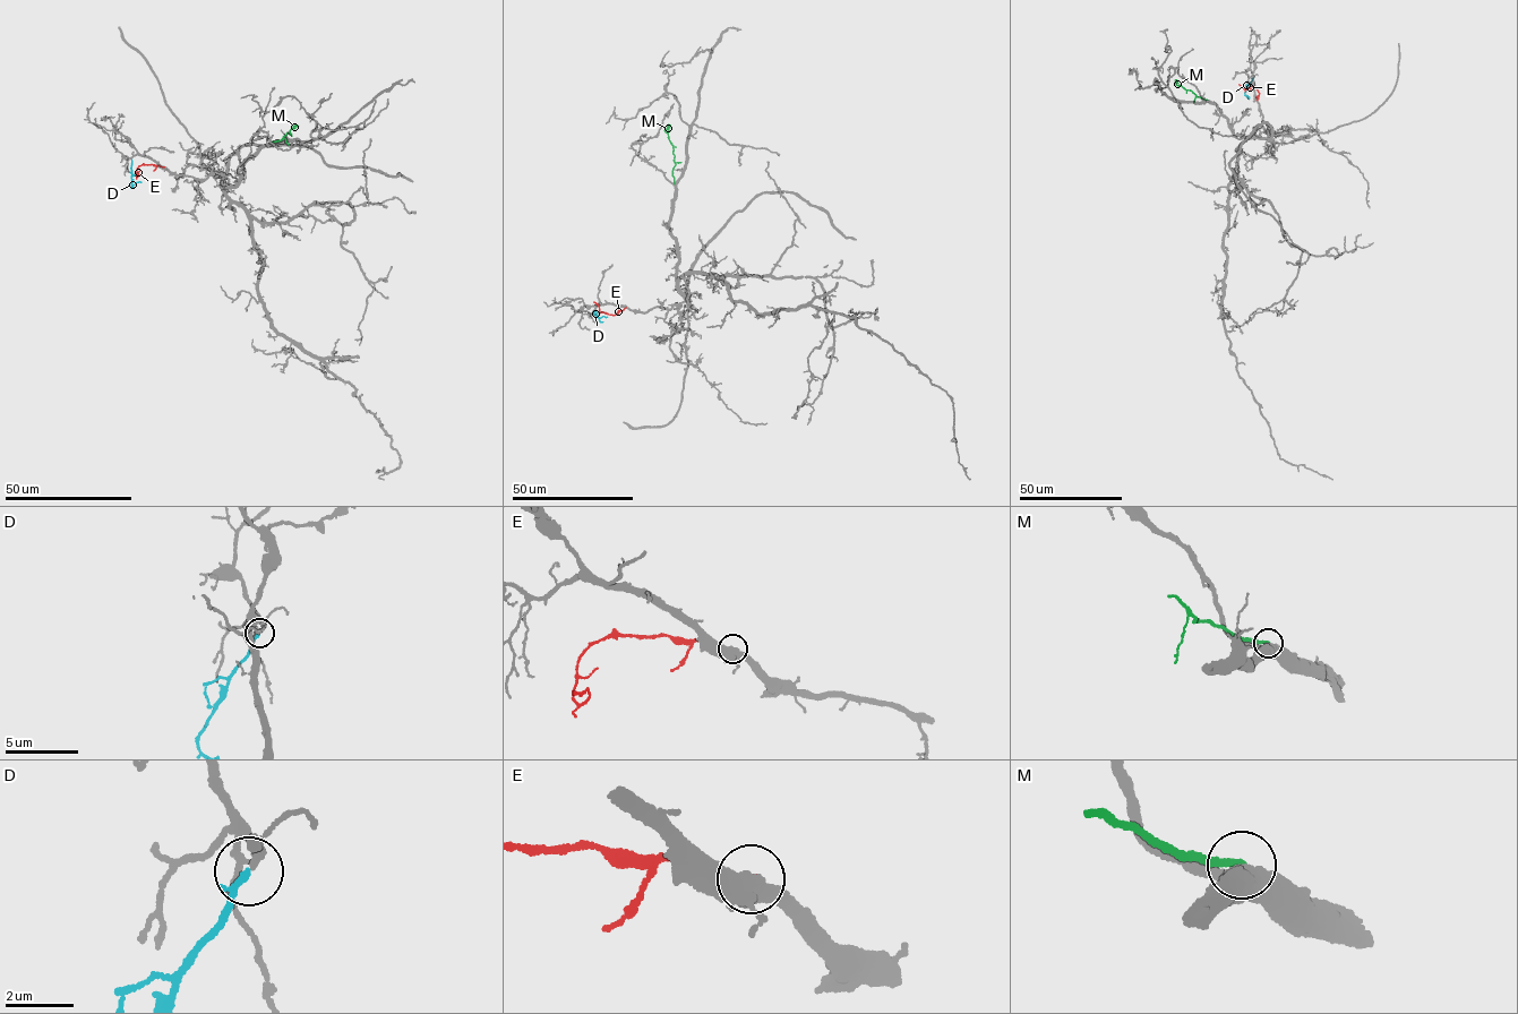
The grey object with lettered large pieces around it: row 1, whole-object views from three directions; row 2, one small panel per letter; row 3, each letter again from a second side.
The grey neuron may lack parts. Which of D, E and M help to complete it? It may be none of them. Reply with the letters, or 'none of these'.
D

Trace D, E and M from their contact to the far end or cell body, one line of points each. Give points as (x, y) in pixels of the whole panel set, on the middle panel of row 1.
D: (593, 312), (600, 318), (607, 316)
E: (625, 308), (611, 315), (599, 311), (593, 301)
M: (674, 183), (672, 146), (665, 130), (670, 125)

